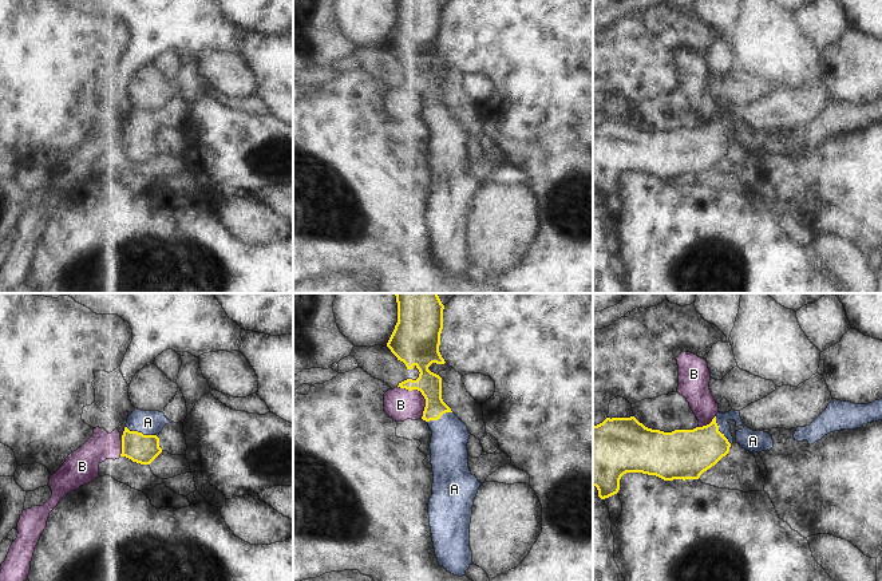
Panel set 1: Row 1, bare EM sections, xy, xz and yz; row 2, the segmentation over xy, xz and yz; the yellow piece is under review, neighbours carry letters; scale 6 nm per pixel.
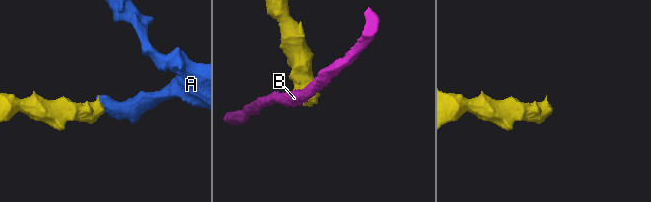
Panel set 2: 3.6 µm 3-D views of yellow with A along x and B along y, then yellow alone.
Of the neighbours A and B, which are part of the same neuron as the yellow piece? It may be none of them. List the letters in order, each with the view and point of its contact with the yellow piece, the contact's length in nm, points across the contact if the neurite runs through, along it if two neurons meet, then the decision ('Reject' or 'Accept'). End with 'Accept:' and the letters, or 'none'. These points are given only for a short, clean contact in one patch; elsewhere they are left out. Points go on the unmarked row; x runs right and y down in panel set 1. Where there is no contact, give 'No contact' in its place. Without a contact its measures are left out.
A: Touches yellow at xy (141, 133). Shared border 200 nm. Path across: xy (142, 149), (141, 133), (147, 122). Accept
B: Touches yellow at xz (422, 94). Shared border 240 nm. Boundary: xz (398, 86), (420, 93), (424, 99), (422, 118). Reject
Accept: A.

